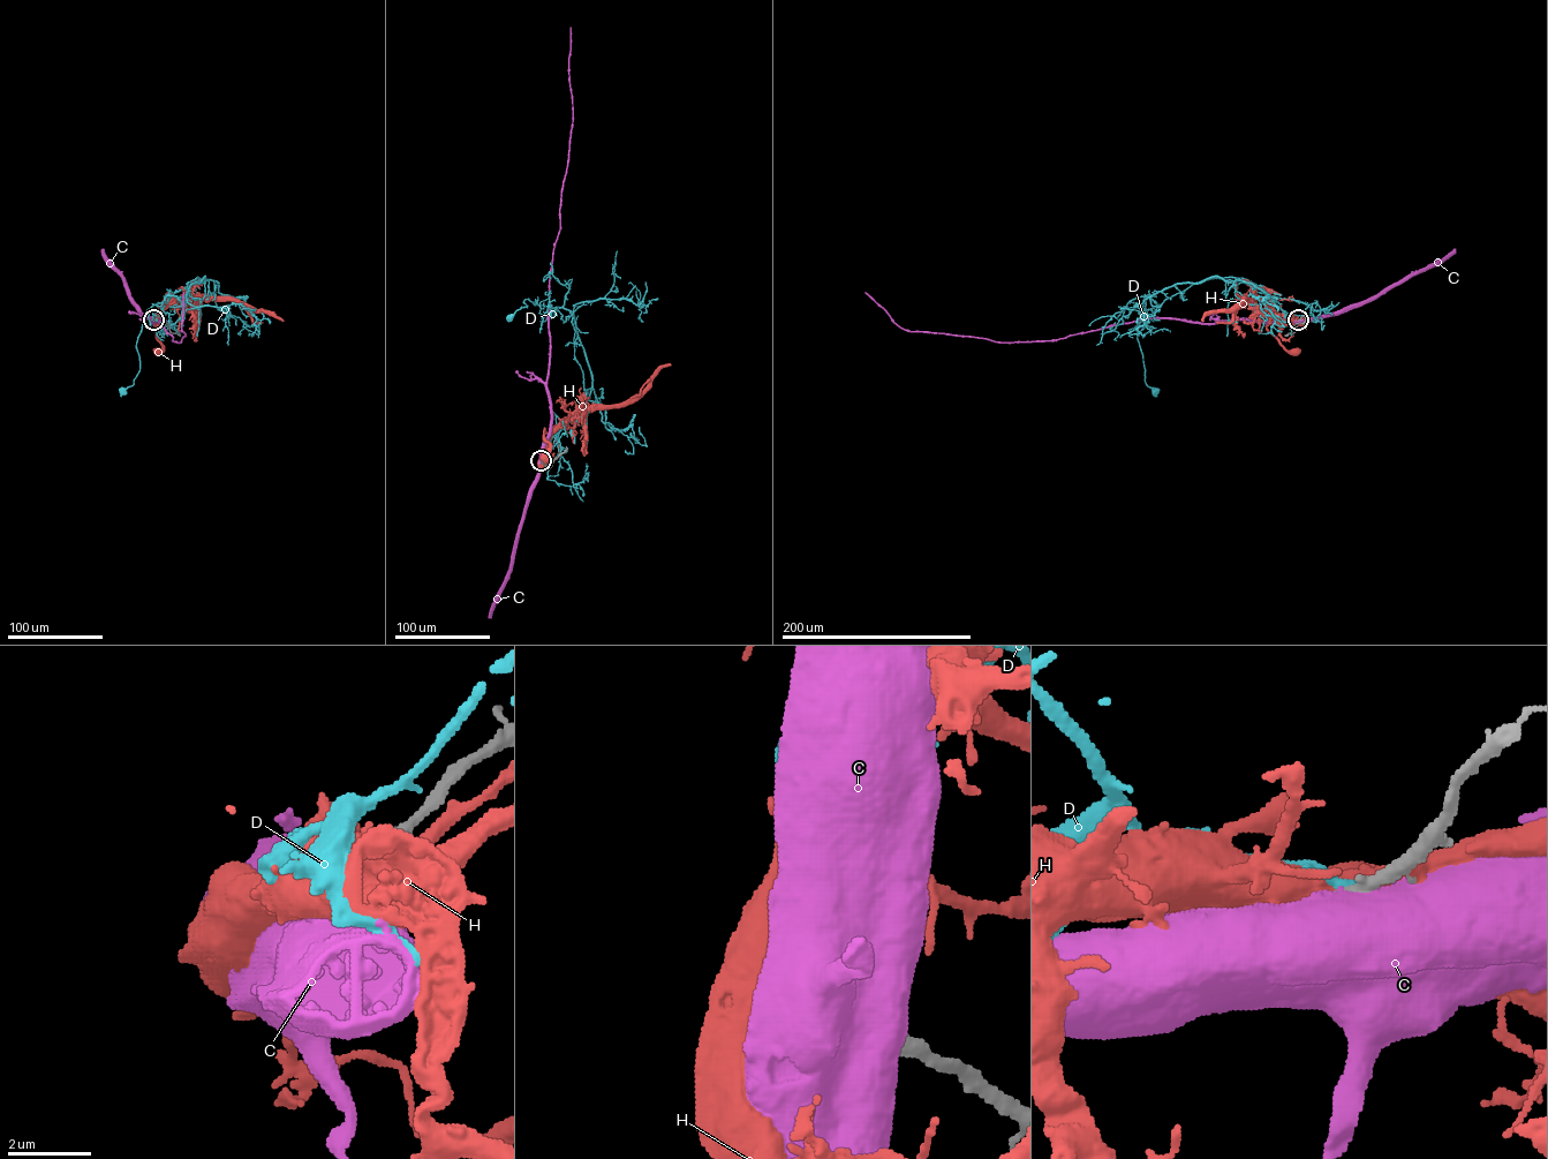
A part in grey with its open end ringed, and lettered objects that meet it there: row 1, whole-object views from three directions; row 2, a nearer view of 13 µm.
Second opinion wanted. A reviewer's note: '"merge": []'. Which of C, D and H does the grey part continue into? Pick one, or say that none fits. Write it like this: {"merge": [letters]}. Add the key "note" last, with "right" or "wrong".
{"merge": [], "note": "right"}

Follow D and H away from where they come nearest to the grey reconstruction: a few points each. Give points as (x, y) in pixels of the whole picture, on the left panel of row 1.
D: (153, 320), (174, 293), (205, 277), (183, 296), (167, 295), (148, 310), (136, 343), (140, 373), (121, 391)
H: (153, 320), (175, 299), (190, 301), (193, 298)

